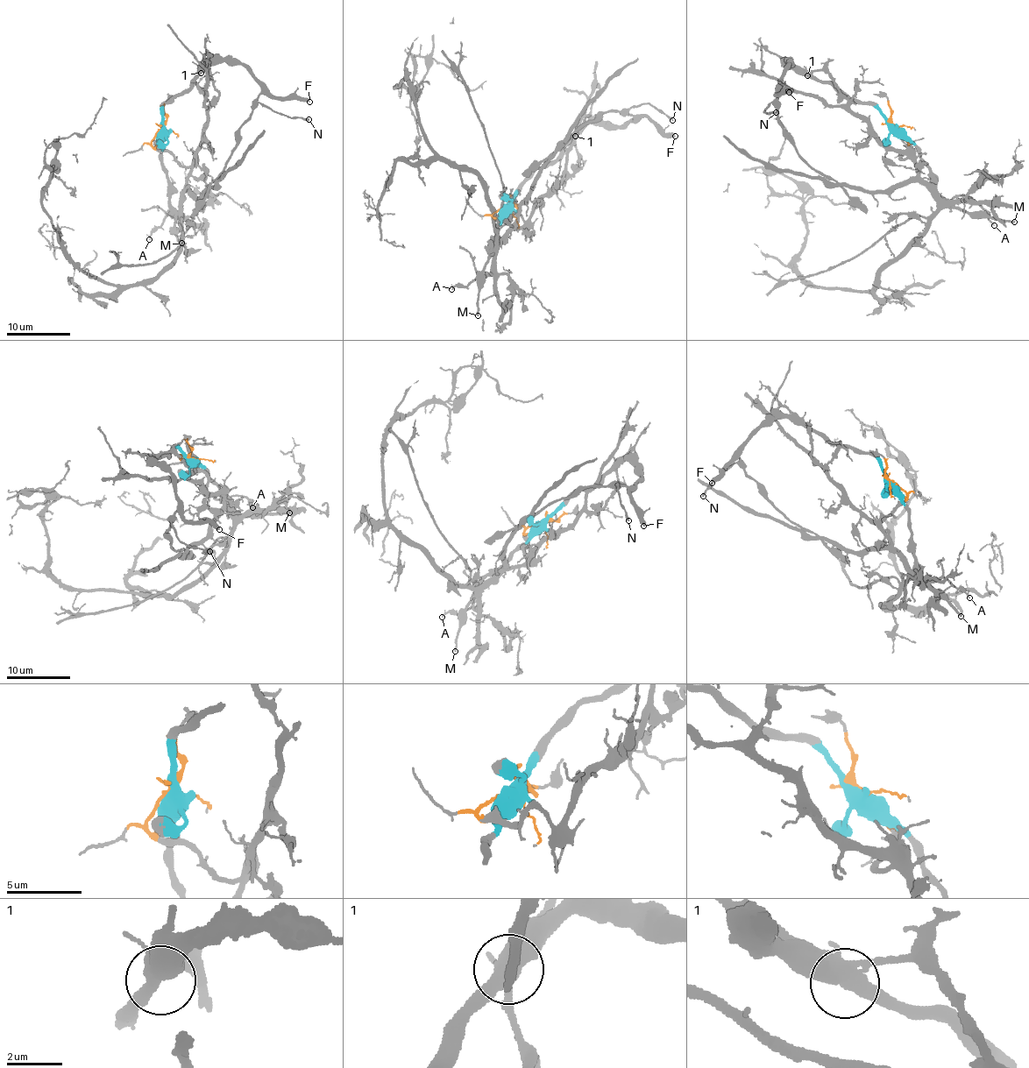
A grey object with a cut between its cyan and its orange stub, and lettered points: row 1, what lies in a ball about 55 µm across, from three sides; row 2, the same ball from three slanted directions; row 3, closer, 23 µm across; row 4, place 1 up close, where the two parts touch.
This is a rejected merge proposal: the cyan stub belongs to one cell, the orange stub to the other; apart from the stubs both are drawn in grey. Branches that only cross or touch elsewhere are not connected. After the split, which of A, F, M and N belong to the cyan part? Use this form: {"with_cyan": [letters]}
{"with_cyan": ["F", "M", "N"]}

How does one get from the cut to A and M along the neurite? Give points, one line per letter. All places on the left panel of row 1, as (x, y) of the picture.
A: (161, 129), (152, 144), (168, 151), (180, 164), (191, 168), (180, 215), (166, 216), (149, 239)
M: (161, 129), (162, 166), (167, 198), (175, 218), (176, 234), (181, 244)

